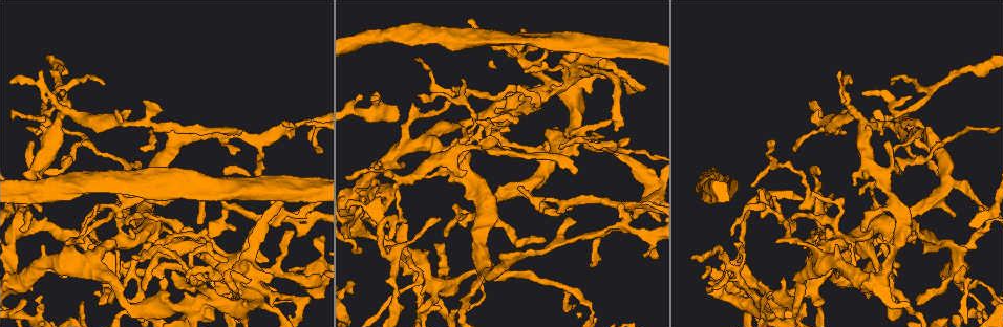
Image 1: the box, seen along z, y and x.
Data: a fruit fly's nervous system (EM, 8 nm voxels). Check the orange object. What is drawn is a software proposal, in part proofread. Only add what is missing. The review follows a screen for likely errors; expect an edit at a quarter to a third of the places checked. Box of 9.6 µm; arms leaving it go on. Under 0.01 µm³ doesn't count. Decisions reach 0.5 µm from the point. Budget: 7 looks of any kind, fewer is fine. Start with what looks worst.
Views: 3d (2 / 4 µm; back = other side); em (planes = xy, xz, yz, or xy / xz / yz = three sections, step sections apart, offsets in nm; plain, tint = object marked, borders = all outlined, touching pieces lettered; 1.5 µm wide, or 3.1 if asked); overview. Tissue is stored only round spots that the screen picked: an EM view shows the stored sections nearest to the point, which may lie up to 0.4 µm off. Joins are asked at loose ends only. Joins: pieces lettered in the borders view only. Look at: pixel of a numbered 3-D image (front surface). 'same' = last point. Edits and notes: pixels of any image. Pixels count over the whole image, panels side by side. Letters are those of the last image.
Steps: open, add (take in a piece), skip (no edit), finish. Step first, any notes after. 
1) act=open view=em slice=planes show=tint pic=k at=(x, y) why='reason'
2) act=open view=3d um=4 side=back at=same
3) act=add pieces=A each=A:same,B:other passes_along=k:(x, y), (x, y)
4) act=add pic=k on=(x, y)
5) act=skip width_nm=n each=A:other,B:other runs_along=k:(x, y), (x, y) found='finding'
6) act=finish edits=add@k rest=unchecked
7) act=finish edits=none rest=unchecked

act=open view=3d um=4 side=back pic=1 at=(110, 303) why='an open end'

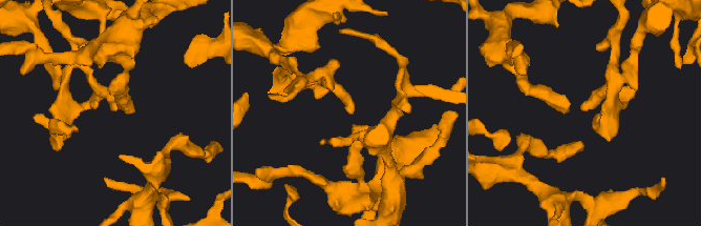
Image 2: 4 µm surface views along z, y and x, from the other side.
act=open view=em slice=planes show=borders pic=2 at=(350, 112) why='now the EM'

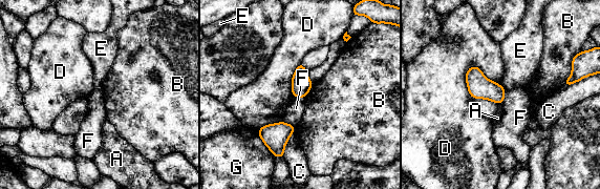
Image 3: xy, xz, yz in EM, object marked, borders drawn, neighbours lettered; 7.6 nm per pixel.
act=skip width_nm=150 each=A:other,B:other,C:other,D:other,E:other,F:other,G:other found='none of them fits'

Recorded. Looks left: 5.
act=open view=em slice=yz step=4 show=borders pic=1 at=(806, 303)

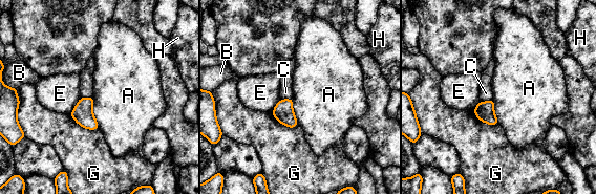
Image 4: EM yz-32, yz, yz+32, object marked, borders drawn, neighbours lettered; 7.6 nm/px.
act=open view=em slice=planes show=borders at=same

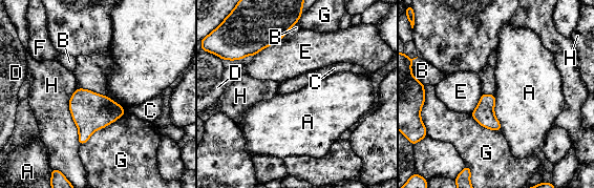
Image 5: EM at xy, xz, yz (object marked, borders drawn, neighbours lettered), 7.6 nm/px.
act=skip longest_contact=H:440nm each=A:other,B:other,C:other,D:other,E:other,F:other,G:other,H:other border=5:(493, 95), (493, 113), (502, 130) found='none of them fits'

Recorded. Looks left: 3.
act=open view=3d um=4 pic=1 at=(590, 265) why='thin end'

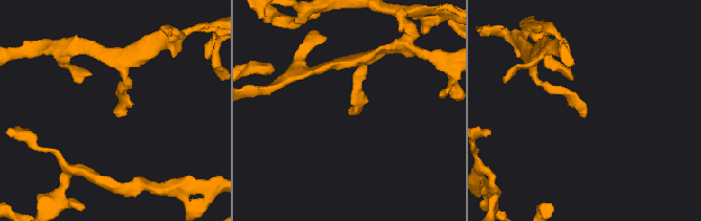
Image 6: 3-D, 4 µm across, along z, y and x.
act=open view=em slice=xy step=4 show=borders pic=6 at=(116, 113) why='need the tissue'

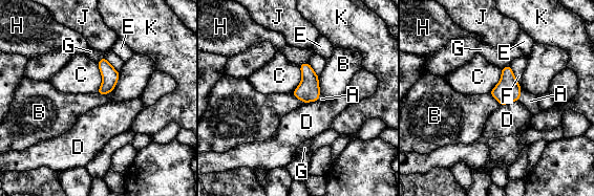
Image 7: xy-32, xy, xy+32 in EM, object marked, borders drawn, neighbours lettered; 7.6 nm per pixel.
act=open view=em slice=planes show=borders at=same

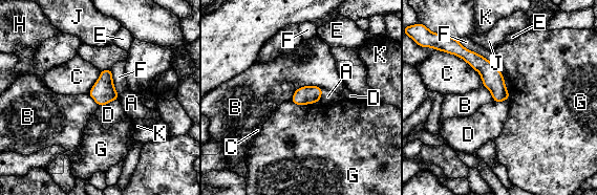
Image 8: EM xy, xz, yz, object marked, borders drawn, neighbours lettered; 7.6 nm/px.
act=add pieces=A width_nm=140 each=A:same,B:other,C:other,D:other,E:other,F:other,G:other,H:other,J:other,K:other passes_along=8:(307, 94), (321, 93), (327, 96) found='it goes on there'

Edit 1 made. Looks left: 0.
act=finish edits=add@8 rest=unchecked

